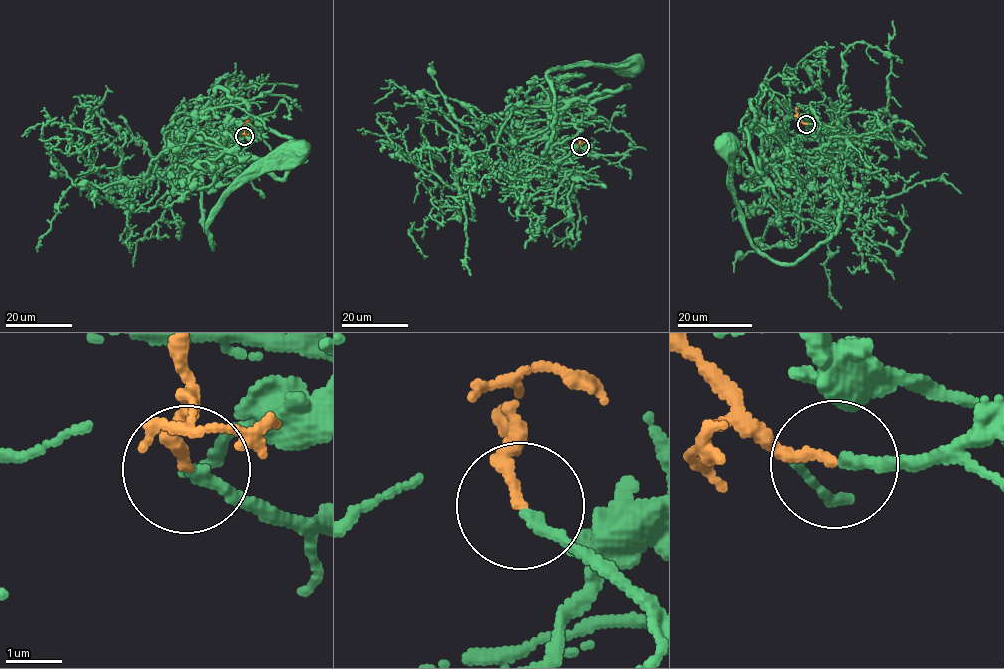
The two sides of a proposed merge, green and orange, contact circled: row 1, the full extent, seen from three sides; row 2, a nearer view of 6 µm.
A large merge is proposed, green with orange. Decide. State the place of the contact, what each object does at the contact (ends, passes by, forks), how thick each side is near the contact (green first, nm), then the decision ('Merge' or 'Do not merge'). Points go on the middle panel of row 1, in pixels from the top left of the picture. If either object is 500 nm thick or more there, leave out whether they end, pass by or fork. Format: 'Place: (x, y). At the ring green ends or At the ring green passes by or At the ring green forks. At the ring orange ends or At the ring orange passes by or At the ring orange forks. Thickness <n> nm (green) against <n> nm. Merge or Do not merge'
Place: (580, 146). At the ring green ends. At the ring orange ends. Thickness 190 nm (green) against 170 nm. Merge

